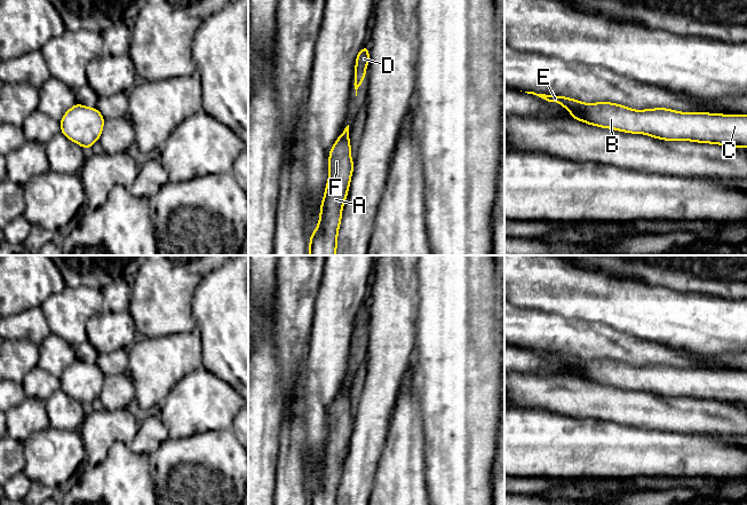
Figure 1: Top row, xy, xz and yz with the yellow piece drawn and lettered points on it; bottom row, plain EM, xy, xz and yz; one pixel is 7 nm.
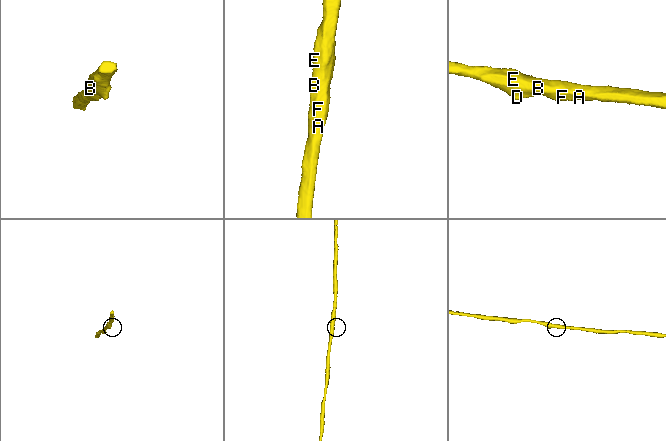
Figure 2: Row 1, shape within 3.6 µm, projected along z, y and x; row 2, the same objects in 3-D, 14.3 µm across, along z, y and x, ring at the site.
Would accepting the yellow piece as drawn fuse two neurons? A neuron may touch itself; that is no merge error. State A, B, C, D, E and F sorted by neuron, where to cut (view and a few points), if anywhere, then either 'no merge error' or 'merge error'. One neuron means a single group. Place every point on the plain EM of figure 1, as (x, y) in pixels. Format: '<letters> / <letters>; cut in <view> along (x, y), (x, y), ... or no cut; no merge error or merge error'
A B C D E F; no cut; no merge error

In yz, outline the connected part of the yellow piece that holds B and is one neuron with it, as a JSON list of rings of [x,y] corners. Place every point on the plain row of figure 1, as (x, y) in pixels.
[[[525,349],[558,358],[569,366],[572,376],[601,385],[644,390],[665,397],[747,404],[747,371],[681,369],[666,364],[634,366],[611,358],[585,360],[554,350]]]

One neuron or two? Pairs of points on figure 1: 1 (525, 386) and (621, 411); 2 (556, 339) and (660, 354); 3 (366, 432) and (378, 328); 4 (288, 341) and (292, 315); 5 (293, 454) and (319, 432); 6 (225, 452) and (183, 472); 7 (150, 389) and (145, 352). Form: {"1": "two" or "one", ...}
{"1": "one", "2": "one", "3": "one", "4": "one", "5": "two", "6": "one", "7": "one"}

